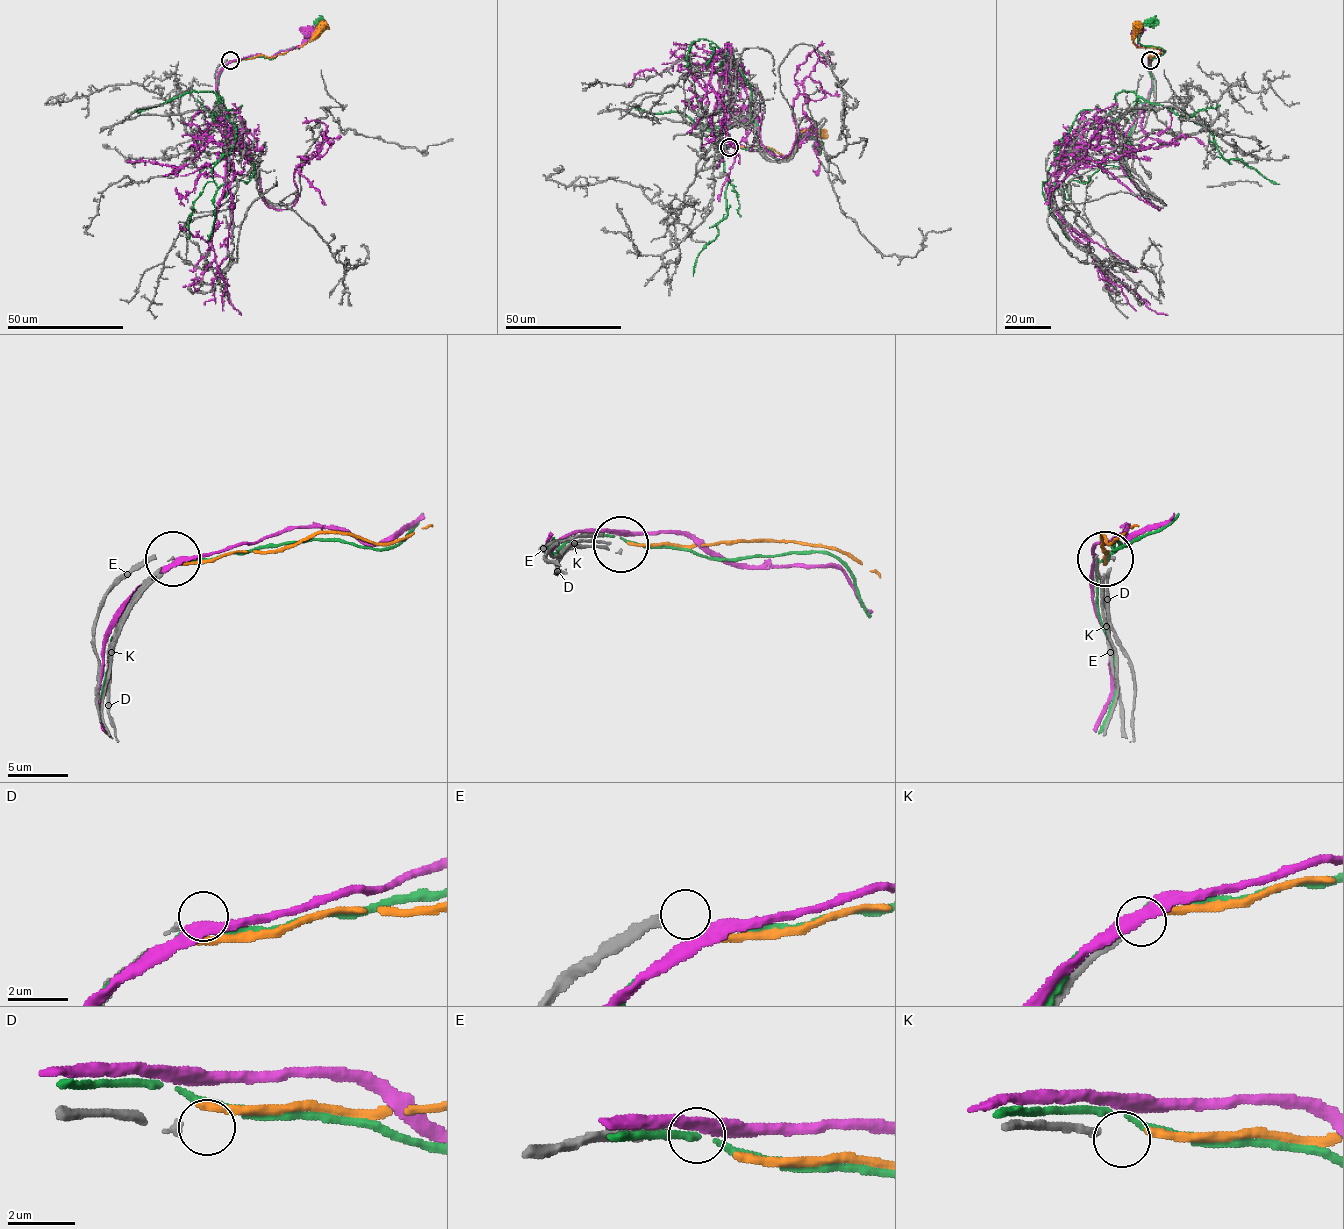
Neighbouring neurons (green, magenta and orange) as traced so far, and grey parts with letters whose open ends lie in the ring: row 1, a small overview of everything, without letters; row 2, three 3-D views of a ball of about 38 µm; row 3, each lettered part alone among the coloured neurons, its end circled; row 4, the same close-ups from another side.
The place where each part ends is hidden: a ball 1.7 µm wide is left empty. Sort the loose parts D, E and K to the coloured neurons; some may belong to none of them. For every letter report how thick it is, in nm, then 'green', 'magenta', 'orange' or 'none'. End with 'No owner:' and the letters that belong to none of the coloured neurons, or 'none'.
D: calibre 190 nm; none
E: calibre 280 nm; none
K: calibre 240 nm; orange
No owner: D, E

